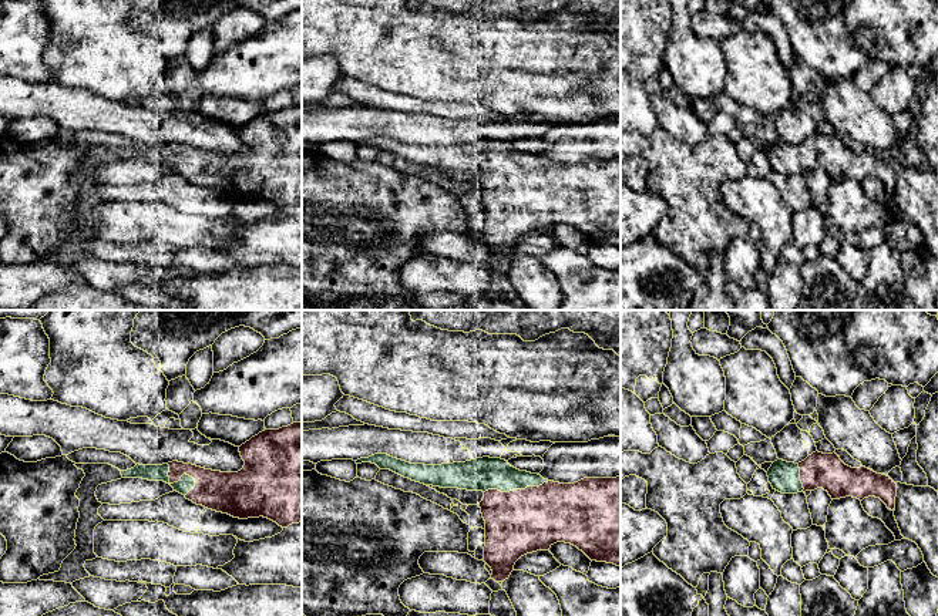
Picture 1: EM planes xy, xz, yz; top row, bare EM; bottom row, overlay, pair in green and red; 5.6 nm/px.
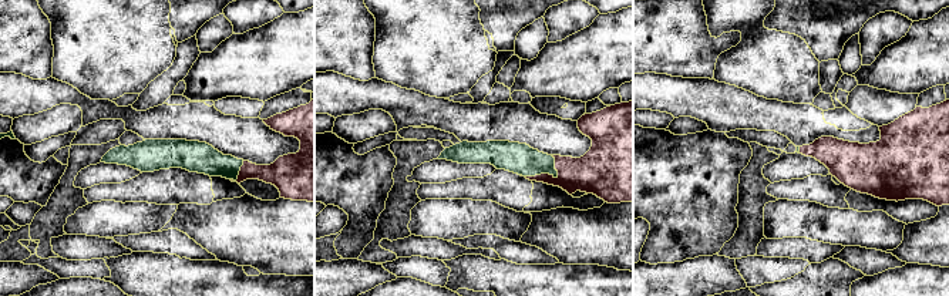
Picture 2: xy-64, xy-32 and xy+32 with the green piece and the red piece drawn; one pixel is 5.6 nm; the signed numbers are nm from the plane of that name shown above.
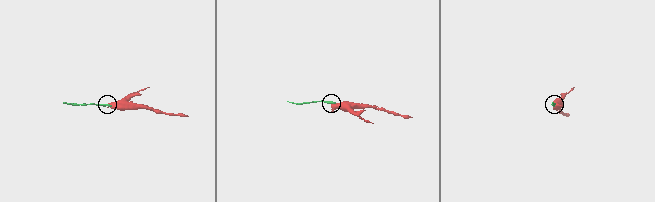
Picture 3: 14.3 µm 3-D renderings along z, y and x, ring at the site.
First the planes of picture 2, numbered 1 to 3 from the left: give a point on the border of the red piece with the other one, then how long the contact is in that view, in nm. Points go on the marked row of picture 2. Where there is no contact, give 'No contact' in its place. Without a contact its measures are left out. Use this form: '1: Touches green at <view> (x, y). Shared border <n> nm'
1: Touches green at xy-64 (238, 172). Shared border 130 nm
2: Touches green at xy-32 (549, 174). Shared border 200 nm
3: Touches green at xy+32 (798, 150). Shared border 40 nm

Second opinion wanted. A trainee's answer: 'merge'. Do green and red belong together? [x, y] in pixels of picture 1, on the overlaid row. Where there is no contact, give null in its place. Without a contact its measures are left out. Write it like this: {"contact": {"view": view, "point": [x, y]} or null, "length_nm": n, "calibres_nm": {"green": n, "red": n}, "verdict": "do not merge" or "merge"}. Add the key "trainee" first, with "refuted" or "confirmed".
{"trainee": "confirmed", "contact": {"view": "xz", "point": [515, 488]}, "length_nm": 380, "calibres_nm": {"green": 190, "red": 360}, "verdict": "merge"}

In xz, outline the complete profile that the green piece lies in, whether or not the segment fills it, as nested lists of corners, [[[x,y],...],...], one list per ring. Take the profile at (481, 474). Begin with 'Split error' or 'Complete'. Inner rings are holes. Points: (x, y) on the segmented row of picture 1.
Split error. [[[374,454],[356,461],[362,462],[424,485],[483,491],[484,562],[495,582],[508,579],[521,556],[557,542],[576,546],[591,561],[621,566],[621,475],[559,484],[490,457],[424,465]]]

